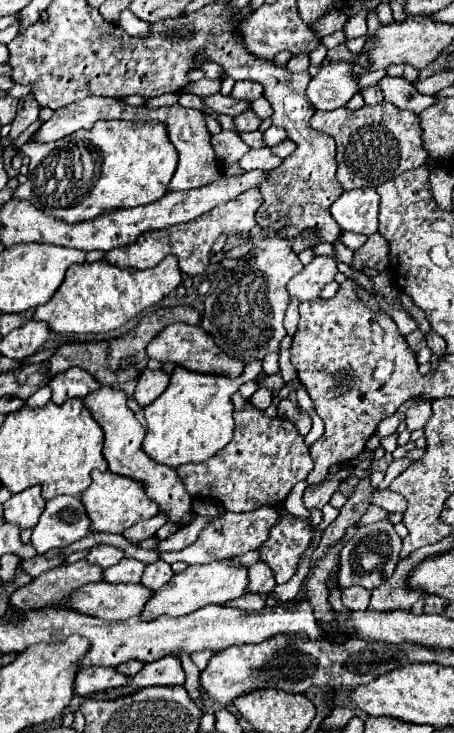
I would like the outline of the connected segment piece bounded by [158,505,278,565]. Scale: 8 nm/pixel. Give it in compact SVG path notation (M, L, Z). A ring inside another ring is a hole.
M262 505L260 509L252 509L248 513L230 513L230 511L222 511L220 515L212 517L212 521L208 523L208 527L204 527L204 531L198 535L198 539L188 545L182 551L176 553L158 553L158 557L166 563L174 563L174 561L184 561L188 565L206 565L212 561L220 561L220 559L228 559L232 555L242 555L248 551L256 551L266 539L268 539L268 531L270 527L278 521L278 513L276 509Z

